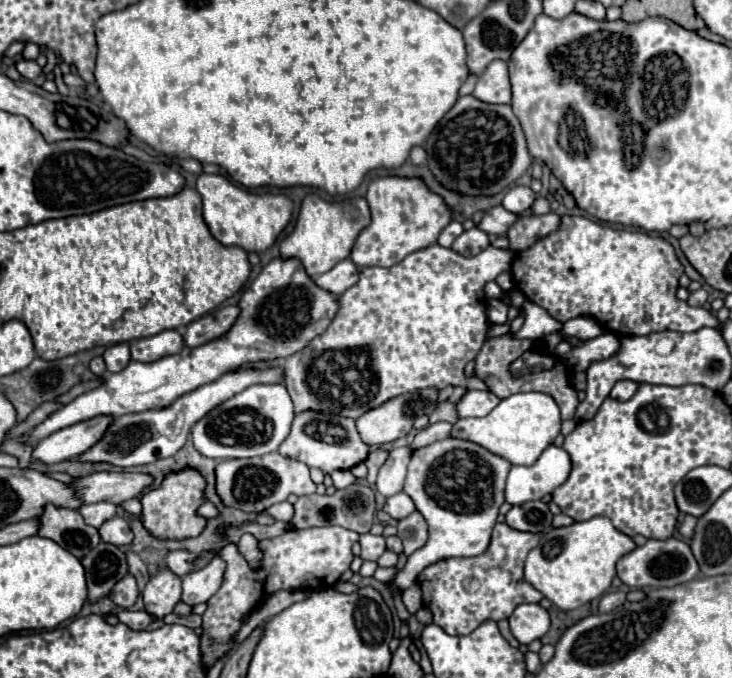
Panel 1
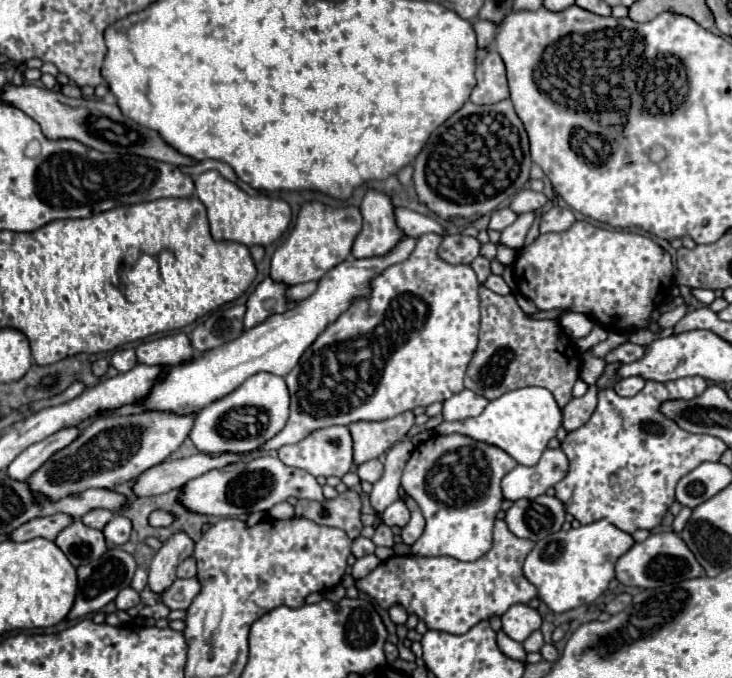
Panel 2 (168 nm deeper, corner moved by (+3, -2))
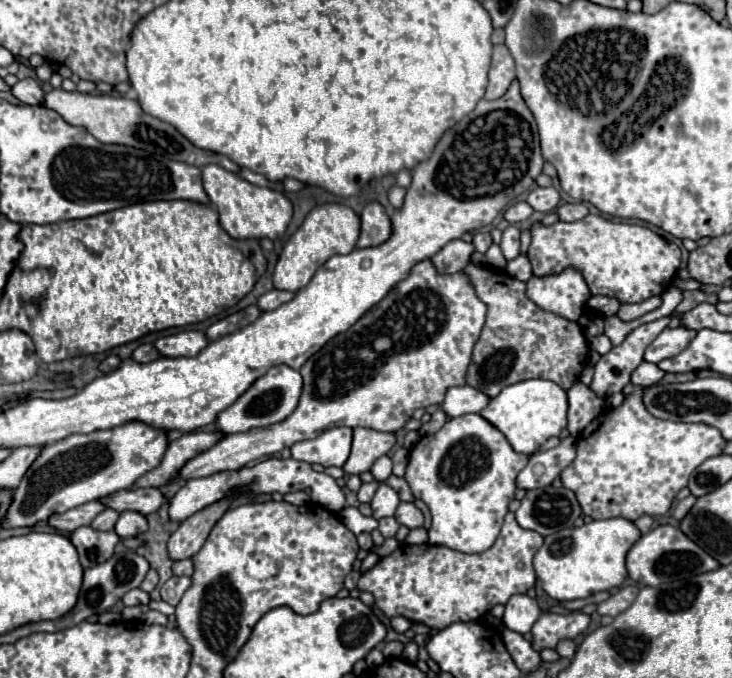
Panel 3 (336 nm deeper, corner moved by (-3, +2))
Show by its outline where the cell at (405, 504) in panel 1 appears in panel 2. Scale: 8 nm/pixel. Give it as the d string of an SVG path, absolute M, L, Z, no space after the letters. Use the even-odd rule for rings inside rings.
M401 492L399 498L391 506L385 508L385 512L381 514L383 524L387 524L387 526L401 526L403 528L409 522L409 508L407 508L403 498L405 498L405 494Z

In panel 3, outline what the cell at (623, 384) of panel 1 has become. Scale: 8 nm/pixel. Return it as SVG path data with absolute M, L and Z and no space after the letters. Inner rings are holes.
M643 362L631 376L631 384L635 386L653 386L657 384L661 378L665 376L665 372L657 366L657 364L651 364L651 362Z

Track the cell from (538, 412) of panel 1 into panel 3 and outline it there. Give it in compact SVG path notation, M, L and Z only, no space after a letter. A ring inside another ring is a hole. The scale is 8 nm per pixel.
M541 378L517 382L503 388L501 394L495 396L481 412L481 416L505 434L515 452L529 456L551 436L559 436L559 432L567 426L567 394L555 382Z

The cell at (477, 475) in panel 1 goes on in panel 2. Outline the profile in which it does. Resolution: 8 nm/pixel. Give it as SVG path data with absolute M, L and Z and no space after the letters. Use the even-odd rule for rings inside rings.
M435 434L427 442L419 444L413 450L401 478L401 488L405 490L407 496L411 496L419 504L427 522L425 532L411 546L411 554L413 556L451 556L463 562L473 562L483 554L487 554L491 548L493 522L503 502L501 478L515 466L517 462L507 452L499 450L497 446L487 446L485 442L475 442L463 434L449 434L449 436Z

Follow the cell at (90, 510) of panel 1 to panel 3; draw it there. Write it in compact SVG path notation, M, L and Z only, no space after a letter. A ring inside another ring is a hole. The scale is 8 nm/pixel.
M105 508L105 510L91 522L91 528L95 528L95 530L113 530L117 518L119 518L119 512L115 512L113 508Z

